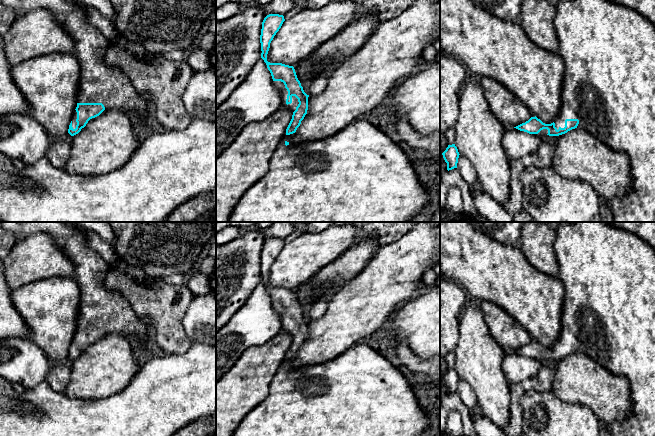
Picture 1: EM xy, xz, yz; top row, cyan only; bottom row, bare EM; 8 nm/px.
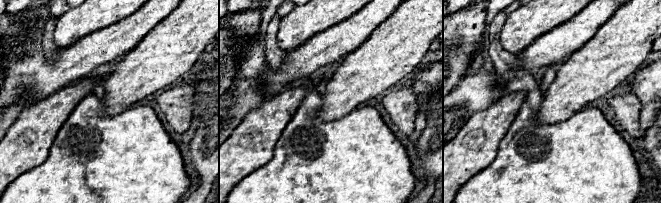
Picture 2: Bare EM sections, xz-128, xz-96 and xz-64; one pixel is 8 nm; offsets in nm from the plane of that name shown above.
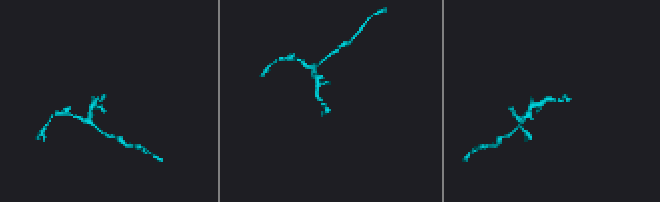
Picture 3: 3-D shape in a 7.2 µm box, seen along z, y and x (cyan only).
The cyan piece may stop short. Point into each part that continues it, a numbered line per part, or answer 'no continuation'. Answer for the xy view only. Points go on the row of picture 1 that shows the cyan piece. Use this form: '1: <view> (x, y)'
1: xy (99, 83)

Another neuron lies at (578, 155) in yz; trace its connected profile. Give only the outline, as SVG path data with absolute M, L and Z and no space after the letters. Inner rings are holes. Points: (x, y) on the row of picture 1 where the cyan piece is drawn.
M575 128L556 136L552 168L565 179L590 184L605 199L631 190L631 162L623 151L614 151L589 132Z

